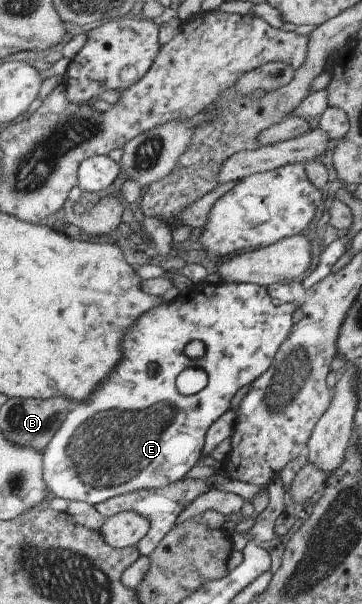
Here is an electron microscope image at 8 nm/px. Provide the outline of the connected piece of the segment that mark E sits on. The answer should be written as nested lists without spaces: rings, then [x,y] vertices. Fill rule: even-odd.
[[[206,281],[192,284],[182,291],[178,297],[171,302],[162,303],[158,307],[154,307],[149,312],[144,313],[129,331],[126,332],[124,339],[122,339],[122,351],[124,351],[124,359],[118,363],[118,367],[114,369],[112,375],[102,381],[102,385],[98,387],[97,392],[90,397],[90,401],[82,401],[82,405],[78,403],[74,406],[70,415],[66,417],[66,421],[58,429],[58,433],[54,435],[54,439],[50,441],[48,447],[45,449],[45,479],[46,485],[50,487],[52,496],[62,497],[64,499],[78,499],[81,502],[88,502],[92,505],[104,504],[105,501],[132,492],[142,491],[142,489],[160,489],[166,488],[170,485],[176,484],[181,480],[187,479],[189,475],[193,474],[200,466],[201,458],[205,454],[206,434],[209,429],[228,412],[232,405],[234,398],[237,395],[244,393],[254,381],[261,375],[264,375],[270,366],[274,363],[278,351],[282,345],[285,344],[286,339],[293,331],[294,327],[294,311],[302,309],[302,306],[296,302],[279,303],[274,305],[272,297],[266,291],[267,287],[251,283],[234,283],[234,282],[220,282],[207,283]],[[192,341],[202,341],[205,344],[205,355],[199,359],[190,359],[186,355],[186,347]],[[188,367],[200,367],[208,374],[208,385],[194,395],[184,395],[178,391],[177,379],[178,376]]]

